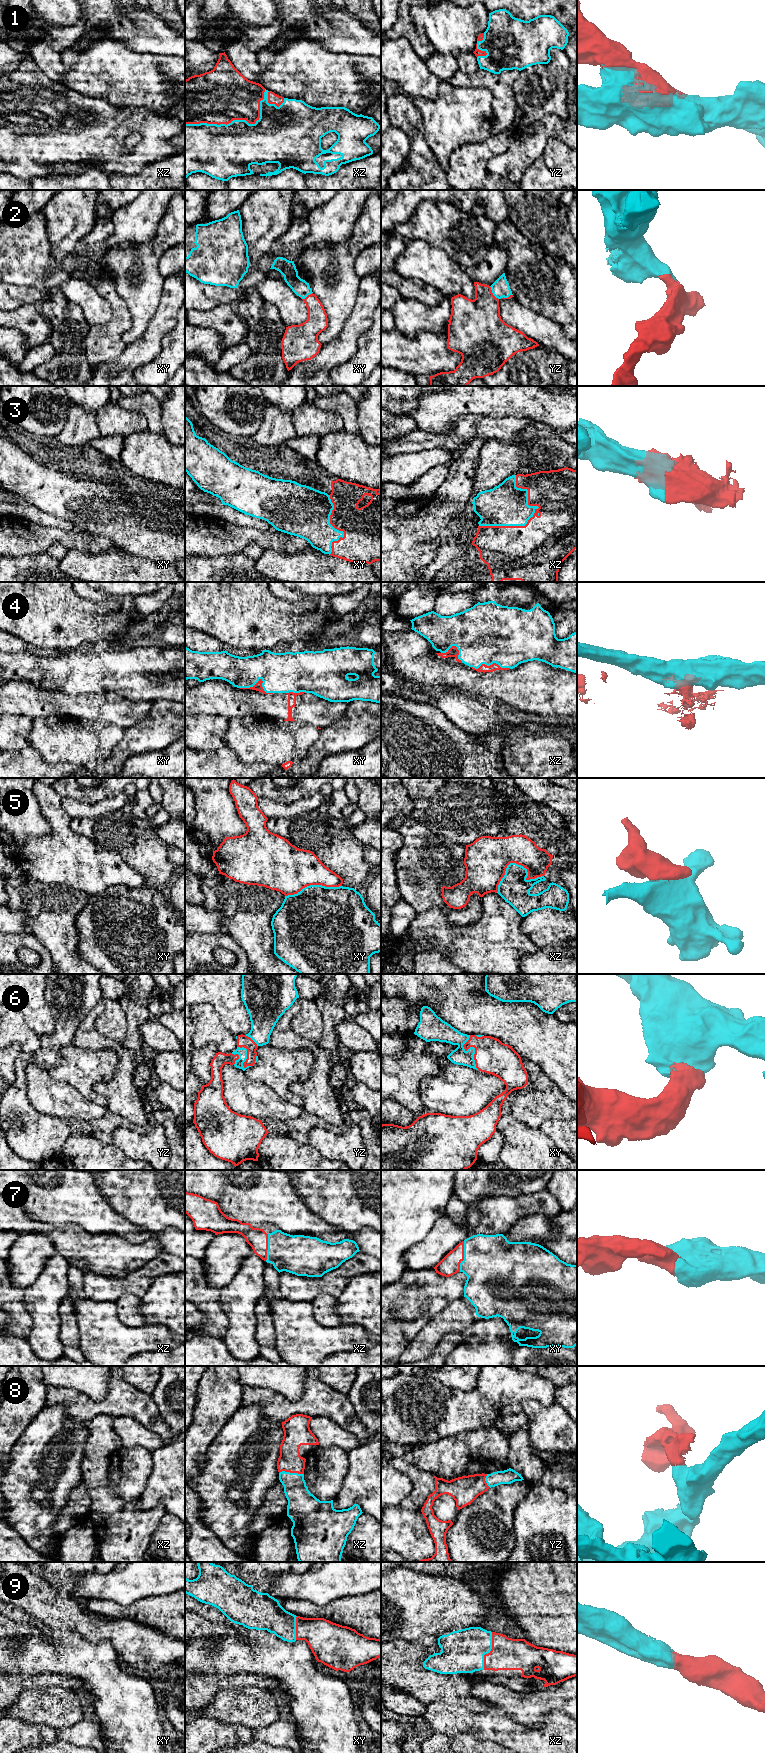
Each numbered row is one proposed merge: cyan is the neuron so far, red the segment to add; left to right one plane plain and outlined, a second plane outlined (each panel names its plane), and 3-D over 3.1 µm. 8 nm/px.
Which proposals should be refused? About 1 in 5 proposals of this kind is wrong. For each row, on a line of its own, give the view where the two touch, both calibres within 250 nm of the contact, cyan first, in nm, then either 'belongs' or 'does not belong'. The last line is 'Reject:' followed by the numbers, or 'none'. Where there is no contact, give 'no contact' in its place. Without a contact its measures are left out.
1: meets cyan in xz; 420 nm thick on the cyan side, 440 nm on the other; belongs
2: meets cyan in yz; 150 nm thick on the cyan side, 340 nm on the other; belongs
3: meets cyan in xz; 340 nm thick on the cyan side, 420 nm on the other; belongs
4: meets cyan in xy; 320 nm thick on the cyan side, 60 nm on the other; does not belong
5: meets cyan in xz; 240 nm thick on the cyan side, 360 nm on the other; does not belong
6: meets cyan in xy; 140 nm thick on the cyan side, 280 nm on the other; belongs
7: meets cyan in xy; 460 nm thick on the cyan side, 160 nm on the other; belongs
8: meets cyan in xz; 220 nm thick on the cyan side, 180 nm on the other; belongs
9: meets cyan in xz; 340 nm thick on the cyan side, 260 nm on the other; belongs
Reject: 4, 5

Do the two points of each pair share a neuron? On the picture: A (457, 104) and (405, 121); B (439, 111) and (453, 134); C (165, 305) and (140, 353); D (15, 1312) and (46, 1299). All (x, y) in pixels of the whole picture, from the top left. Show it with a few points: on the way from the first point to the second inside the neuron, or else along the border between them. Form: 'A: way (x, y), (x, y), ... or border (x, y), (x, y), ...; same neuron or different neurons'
A: border (413, 100), (421, 114), (423, 135), (426, 139); different neurons
B: way (445, 117), (449, 121), (449, 128); same neuron
C: way (165, 317), (150, 341); same neuron
D: border (24, 1289), (24, 1308), (32, 1319), (30, 1331); different neurons

